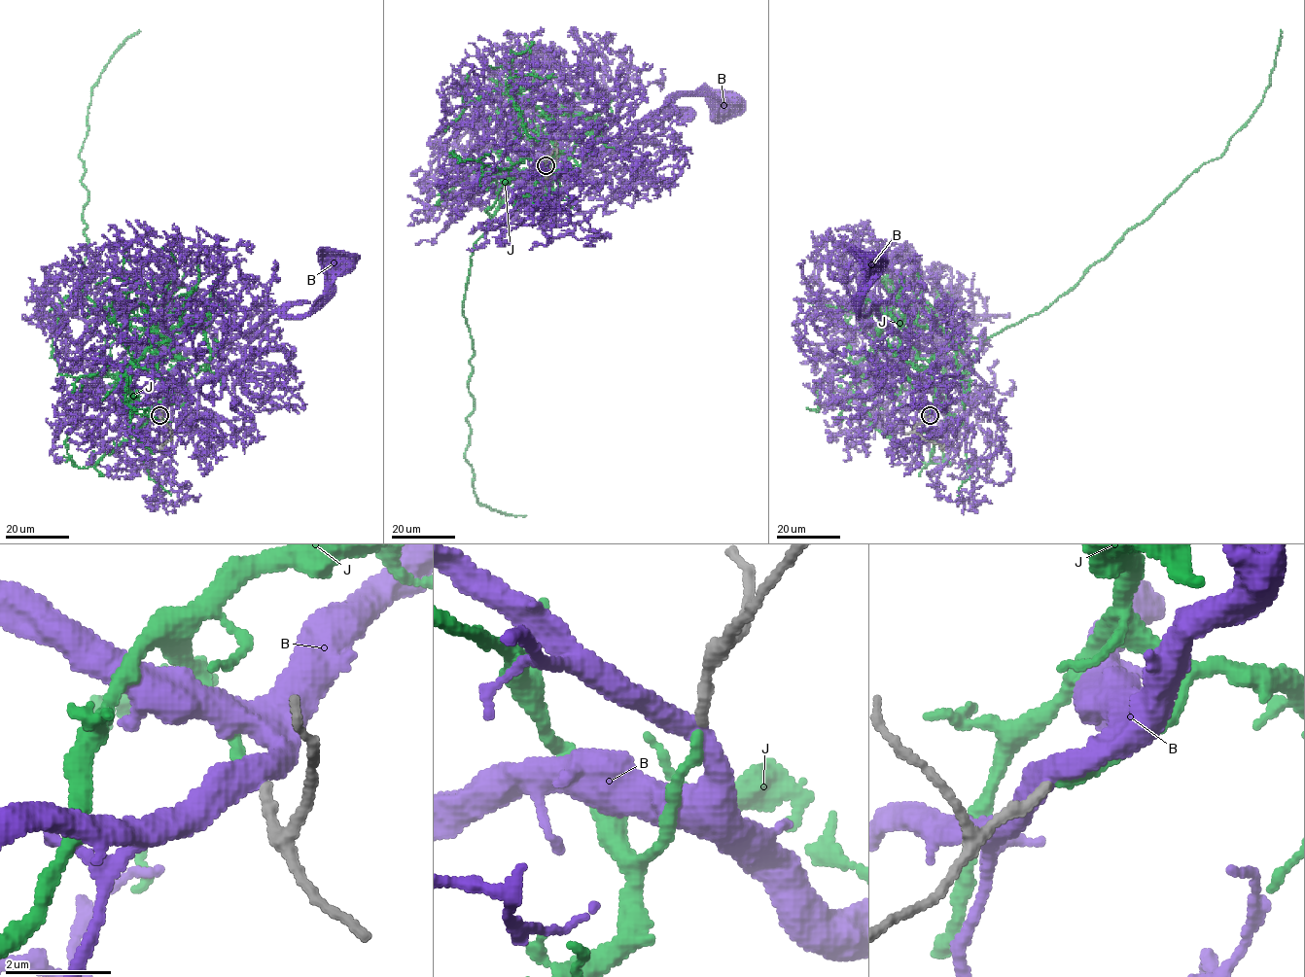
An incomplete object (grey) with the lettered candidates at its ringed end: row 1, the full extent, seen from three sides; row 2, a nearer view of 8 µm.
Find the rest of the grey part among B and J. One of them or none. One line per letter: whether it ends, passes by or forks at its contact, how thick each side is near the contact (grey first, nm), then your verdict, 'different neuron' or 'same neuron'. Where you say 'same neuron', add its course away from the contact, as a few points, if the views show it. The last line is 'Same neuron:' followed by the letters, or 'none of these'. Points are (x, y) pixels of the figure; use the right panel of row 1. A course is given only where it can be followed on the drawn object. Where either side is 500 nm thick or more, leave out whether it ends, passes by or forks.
B: it passes by; calibres 220 and 440 nm; different neuron
J: it ends; calibres 200 and 190 nm; same neuron; course (931, 414), (935, 386), (900, 358), (899, 329), (987, 337), (1044, 310), (1220, 157), (1260, 102), (1281, 30)
Same neuron: J

